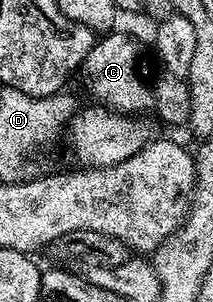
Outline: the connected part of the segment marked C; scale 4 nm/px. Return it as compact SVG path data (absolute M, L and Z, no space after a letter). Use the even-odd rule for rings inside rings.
M110 30L95 39L80 72L86 75L86 88L99 105L122 114L142 114L152 100L151 89L138 77L138 44L126 32Z

